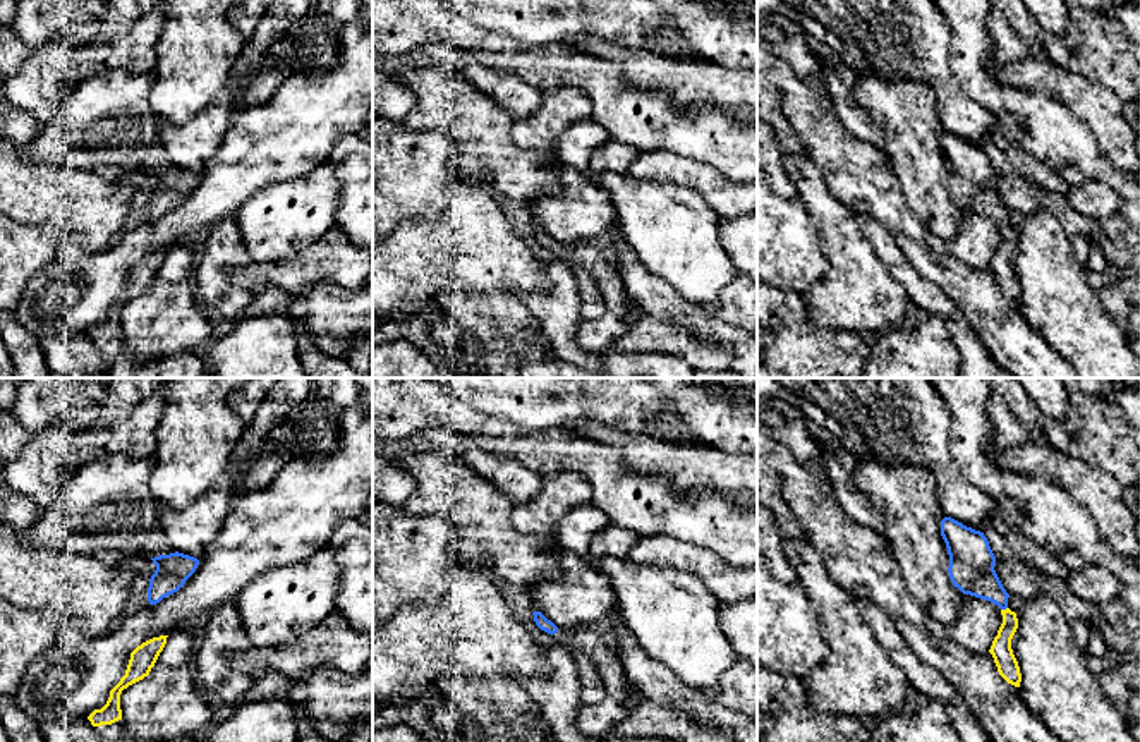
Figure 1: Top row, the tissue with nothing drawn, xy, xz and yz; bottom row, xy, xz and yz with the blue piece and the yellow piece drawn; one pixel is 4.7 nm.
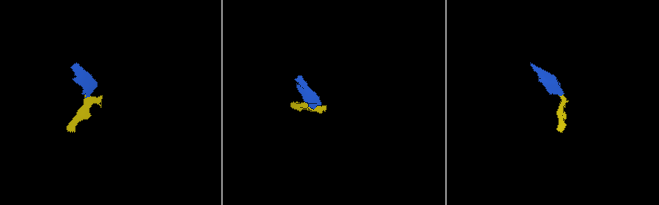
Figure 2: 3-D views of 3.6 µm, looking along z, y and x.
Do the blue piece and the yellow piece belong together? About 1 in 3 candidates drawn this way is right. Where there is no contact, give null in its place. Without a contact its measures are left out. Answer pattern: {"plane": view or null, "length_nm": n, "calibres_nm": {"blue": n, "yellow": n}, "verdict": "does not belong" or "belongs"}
{"plane": "yz", "length_nm": 40, "calibres_nm": {"blue": 220, "yellow": 100}, "verdict": "belongs"}

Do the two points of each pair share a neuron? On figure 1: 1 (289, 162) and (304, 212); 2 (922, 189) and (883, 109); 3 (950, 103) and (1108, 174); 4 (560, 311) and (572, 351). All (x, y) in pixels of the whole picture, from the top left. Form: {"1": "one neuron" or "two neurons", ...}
{"1": "two neurons", "2": "one neuron", "3": "two neurons", "4": "one neuron"}

